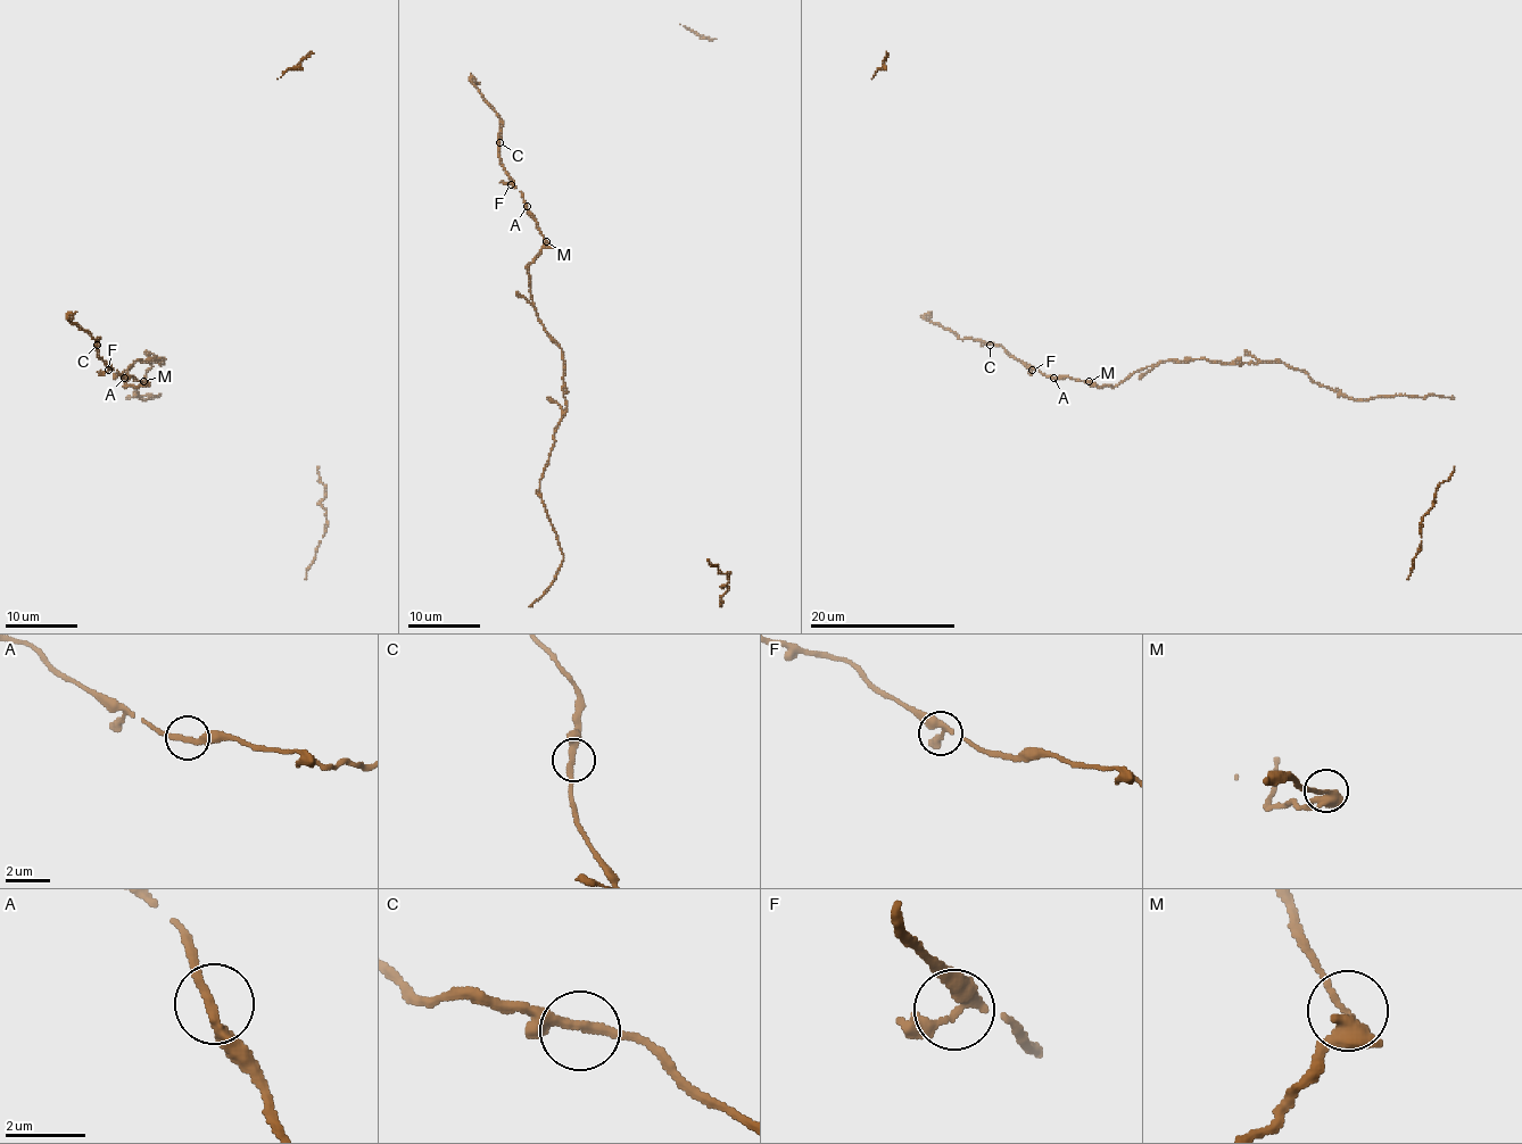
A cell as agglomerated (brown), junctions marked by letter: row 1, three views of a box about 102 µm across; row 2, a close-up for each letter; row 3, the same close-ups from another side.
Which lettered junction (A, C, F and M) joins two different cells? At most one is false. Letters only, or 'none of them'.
none of them

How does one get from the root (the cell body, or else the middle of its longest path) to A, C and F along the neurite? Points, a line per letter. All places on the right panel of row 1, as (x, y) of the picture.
A: (1143, 369), (1116, 387), (1053, 378)
C: (1143, 369), (1116, 387), (1098, 387), (1070, 378), (1048, 378), (1039, 370), (1028, 369), (1001, 346), (990, 345)
F: (1143, 369), (1116, 387), (1098, 387), (1070, 378), (1048, 378), (1039, 370), (1032, 370)

